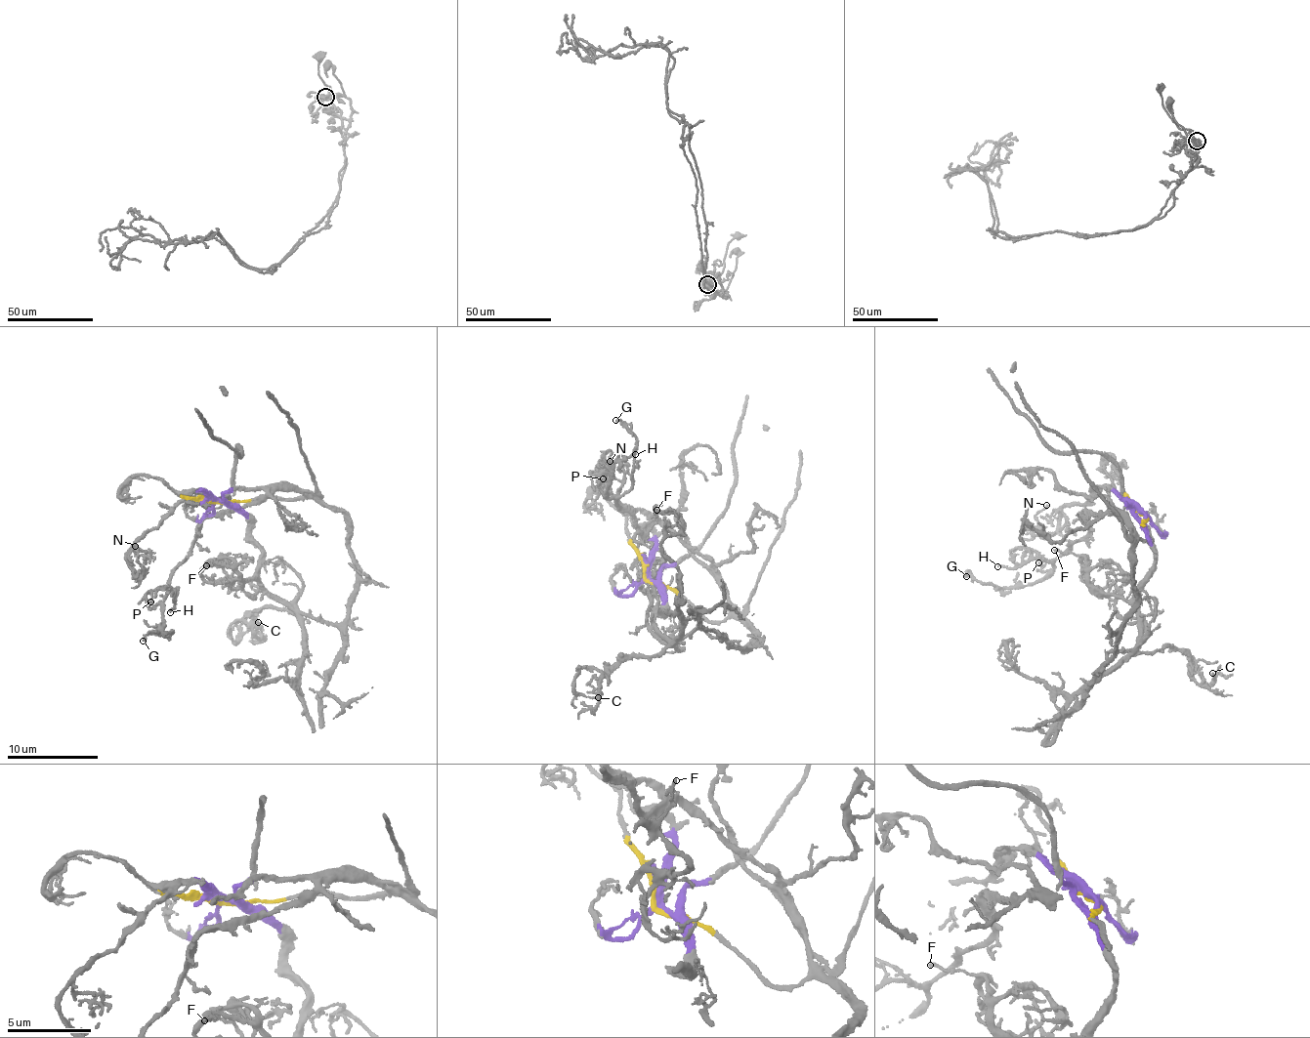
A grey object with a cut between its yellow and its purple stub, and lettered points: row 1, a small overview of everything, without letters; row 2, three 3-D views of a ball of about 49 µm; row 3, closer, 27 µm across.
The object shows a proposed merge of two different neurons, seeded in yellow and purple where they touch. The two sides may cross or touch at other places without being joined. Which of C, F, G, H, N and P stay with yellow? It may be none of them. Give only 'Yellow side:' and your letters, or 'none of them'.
Yellow side: G, H, P

